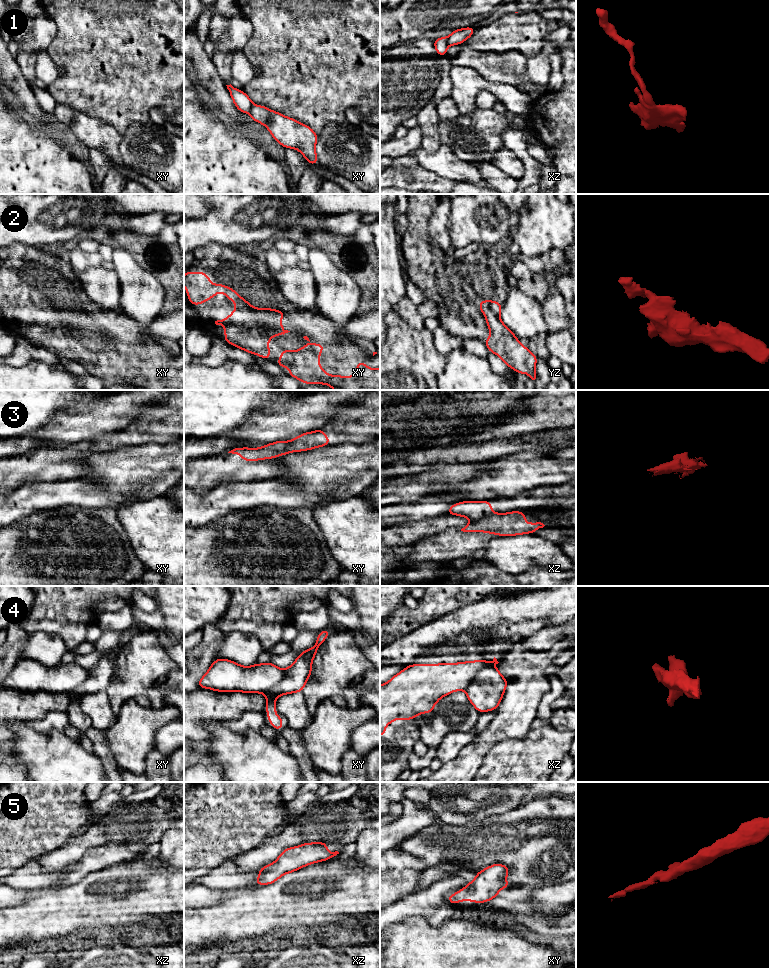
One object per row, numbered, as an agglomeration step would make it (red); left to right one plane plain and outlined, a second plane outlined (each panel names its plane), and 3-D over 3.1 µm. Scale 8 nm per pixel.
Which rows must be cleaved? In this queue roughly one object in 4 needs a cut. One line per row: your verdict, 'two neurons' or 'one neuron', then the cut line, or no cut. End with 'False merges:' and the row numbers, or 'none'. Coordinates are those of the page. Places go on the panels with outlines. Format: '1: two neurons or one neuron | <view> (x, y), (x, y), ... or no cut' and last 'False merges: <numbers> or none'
1: two neurons | xy (253, 105), (249, 112)
2: one neuron | no cut
3: two neurons | xz (493, 513), (472, 521)
4: two neurons | xz (488, 666), (481, 669), (464, 689)
5: one neuron | no cut
False merges: 1, 3, 4

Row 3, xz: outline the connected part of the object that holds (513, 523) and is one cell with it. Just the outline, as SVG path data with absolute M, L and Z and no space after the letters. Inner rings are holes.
M513 511L508 513L493 513L477 521L472 521L462 528L461 531L486 532L507 537L527 533L533 534L537 529L544 526L541 522L532 522L527 525L525 513Z

